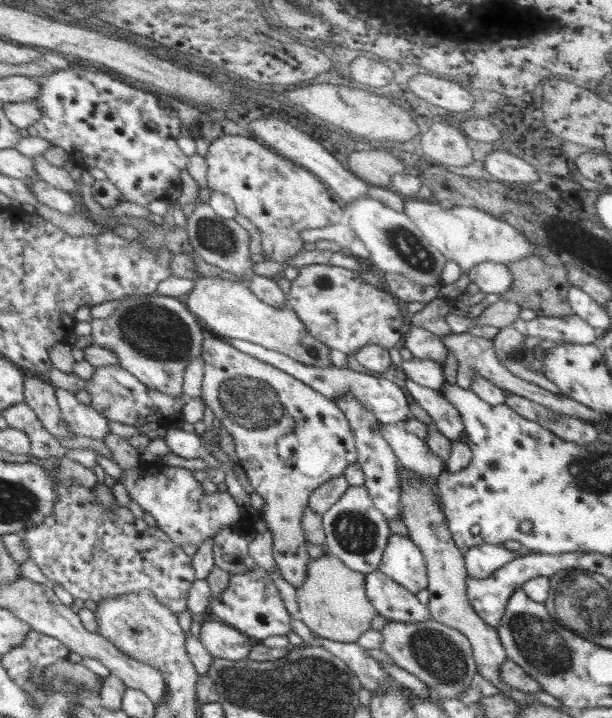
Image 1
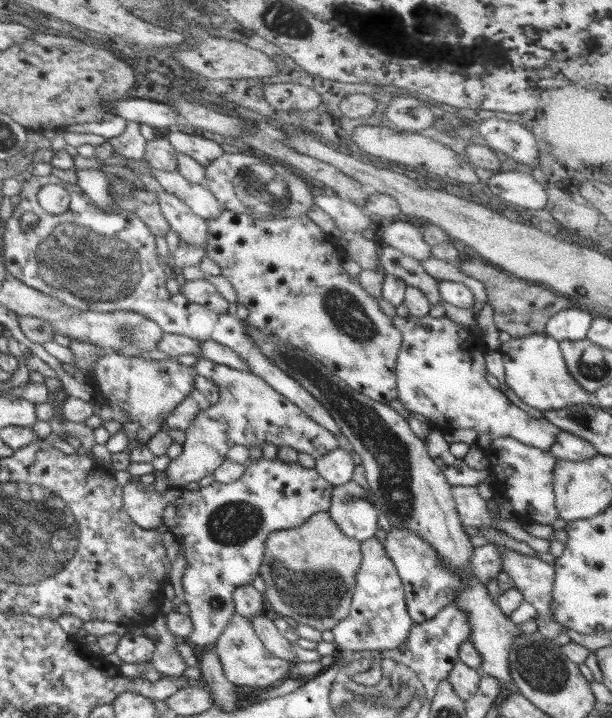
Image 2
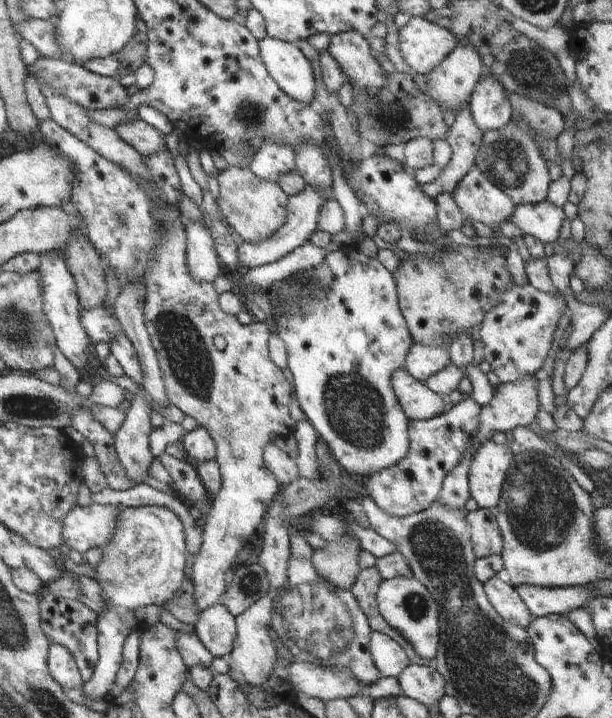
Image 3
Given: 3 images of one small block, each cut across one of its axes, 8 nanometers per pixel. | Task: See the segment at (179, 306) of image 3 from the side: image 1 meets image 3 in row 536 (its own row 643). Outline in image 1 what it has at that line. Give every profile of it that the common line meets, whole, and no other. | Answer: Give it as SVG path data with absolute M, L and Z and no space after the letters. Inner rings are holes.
M209 619L201 623L199 640L213 658L246 659L253 639L228 624Z

